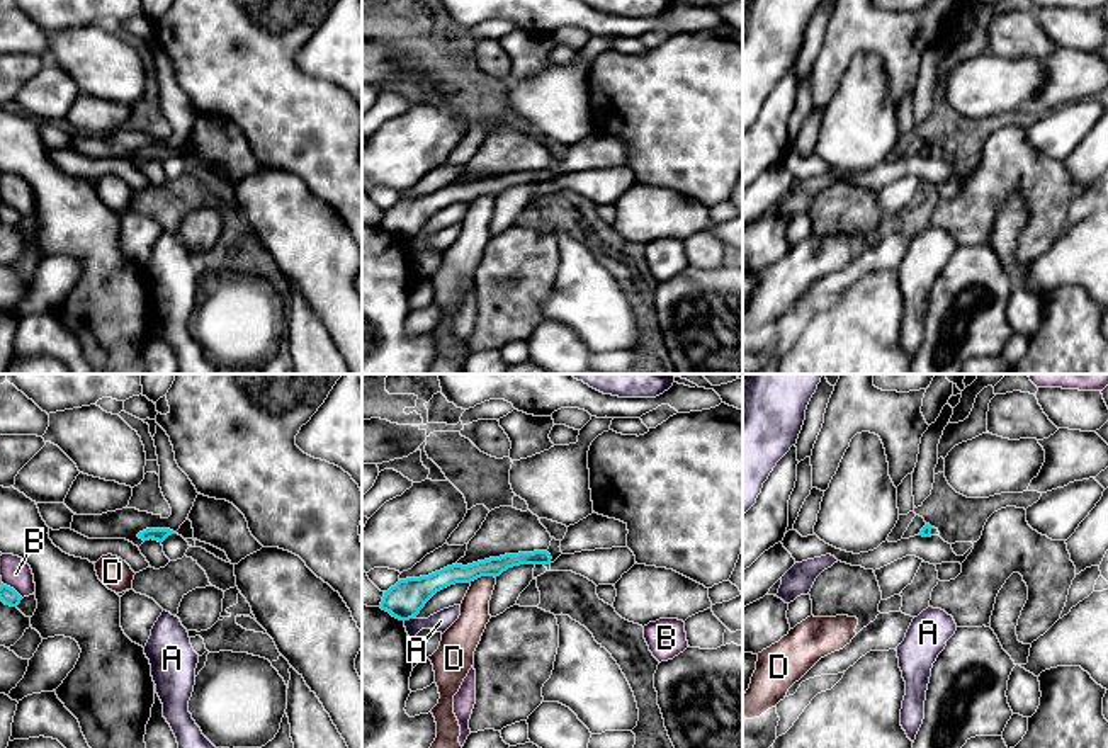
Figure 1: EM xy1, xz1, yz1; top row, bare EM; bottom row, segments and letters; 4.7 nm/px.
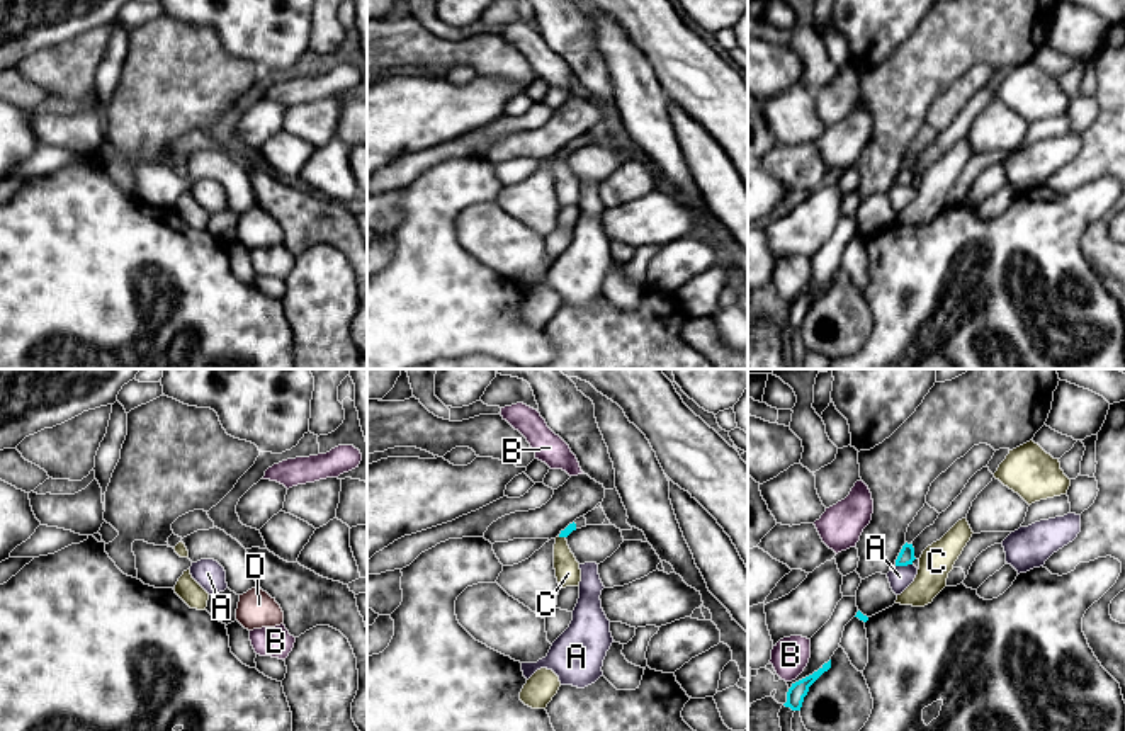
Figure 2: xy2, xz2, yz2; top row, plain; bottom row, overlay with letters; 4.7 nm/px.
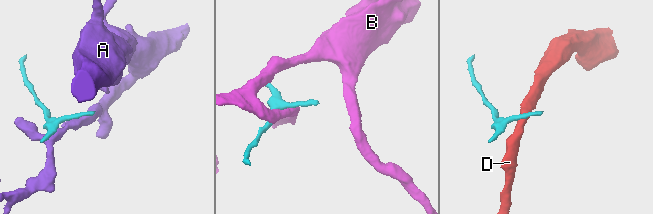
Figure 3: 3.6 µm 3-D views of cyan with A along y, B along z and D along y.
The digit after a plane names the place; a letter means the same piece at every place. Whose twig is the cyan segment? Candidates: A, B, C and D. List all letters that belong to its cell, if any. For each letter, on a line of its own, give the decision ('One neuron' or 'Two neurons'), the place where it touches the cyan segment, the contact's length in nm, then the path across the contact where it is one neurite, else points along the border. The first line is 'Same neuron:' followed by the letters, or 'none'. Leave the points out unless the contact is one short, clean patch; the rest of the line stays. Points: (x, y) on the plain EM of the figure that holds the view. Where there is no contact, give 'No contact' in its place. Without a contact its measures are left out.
Same neuron: C
A: Two neurons. Touches cyan at yz2 (903, 184). Shared border 80 nm. Boundary: yz2 (911, 182), (896, 186)
B: Two neurons. Touches cyan at xy1 (12, 208). Shared border 130 nm. Boundary: xy1 (2, 201), (22, 216)
C: One neuron. Touches cyan at xz2 (563, 155). Shared border 30 nm. Path across: xz2 (570, 147), (563, 155), (563, 177), (568, 192)
D: Two neurons. Touches cyan at xz1 (481, 194). Shared border 130 nm. Boundary: xz1 (495, 196), (478, 196), (469, 201)

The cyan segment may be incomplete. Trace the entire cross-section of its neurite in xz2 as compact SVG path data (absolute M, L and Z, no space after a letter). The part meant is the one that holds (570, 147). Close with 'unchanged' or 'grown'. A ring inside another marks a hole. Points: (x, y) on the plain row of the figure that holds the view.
M574 141L569 143L564 150L561 150L554 163L554 189L561 207L579 206L579 201L581 201L579 182L576 180L566 160L566 156L573 150L576 150Z; grown

